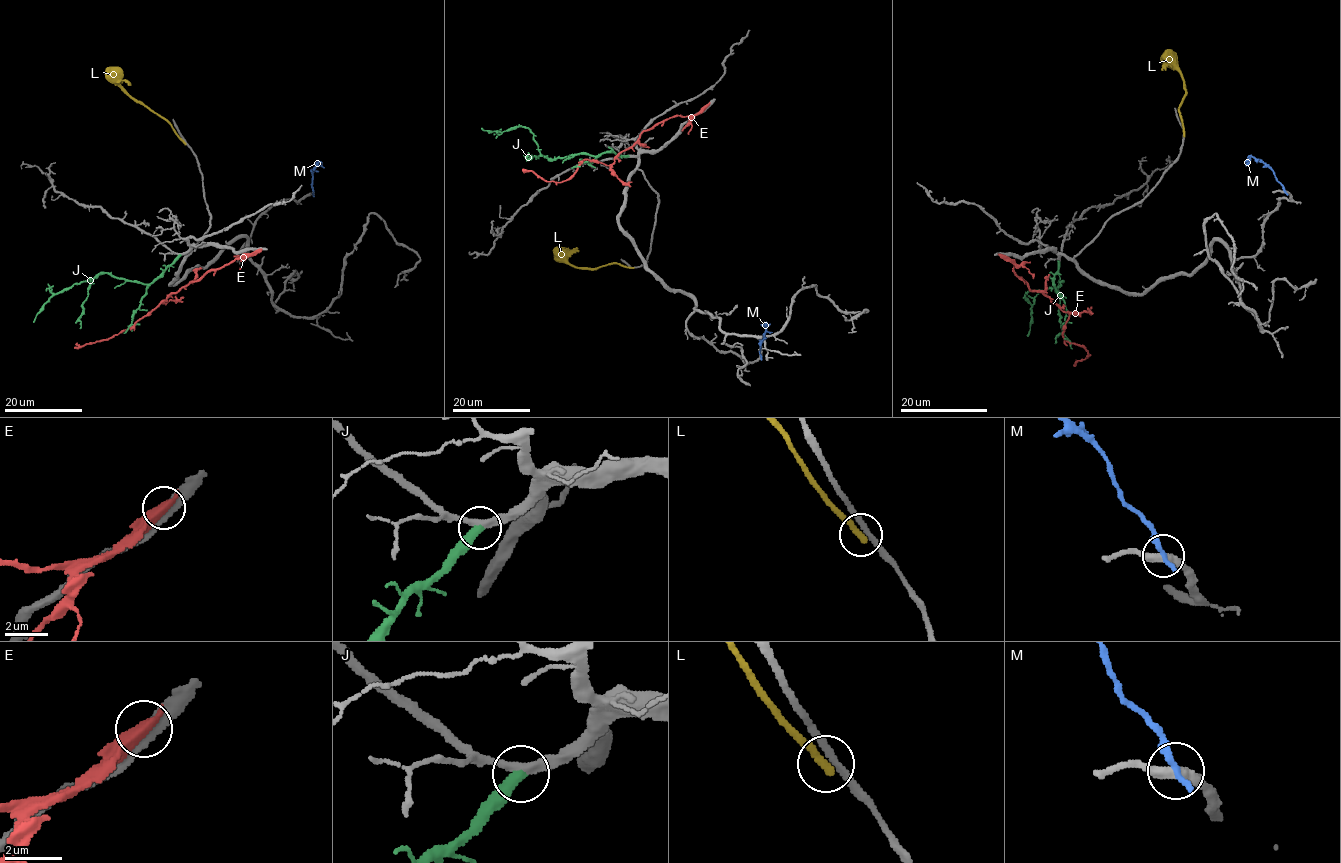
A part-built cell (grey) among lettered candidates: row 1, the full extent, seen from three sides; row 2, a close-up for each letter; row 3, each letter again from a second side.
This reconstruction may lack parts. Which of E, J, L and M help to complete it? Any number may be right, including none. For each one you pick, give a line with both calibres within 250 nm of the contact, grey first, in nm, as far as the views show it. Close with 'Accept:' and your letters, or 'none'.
J: 360 nm thick on the grey side, 400 nm on the other
Accept: J

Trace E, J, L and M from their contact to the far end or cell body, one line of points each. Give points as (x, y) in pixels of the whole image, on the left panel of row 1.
E: (259, 250), (208, 270), (172, 292), (129, 328), (107, 339), (74, 348)
J: (180, 255), (149, 284), (99, 273), (63, 289), (45, 303), (33, 322)
L: (185, 143), (165, 120), (131, 97), (108, 67)
M: (313, 193), (312, 177), (318, 162), (314, 170)

